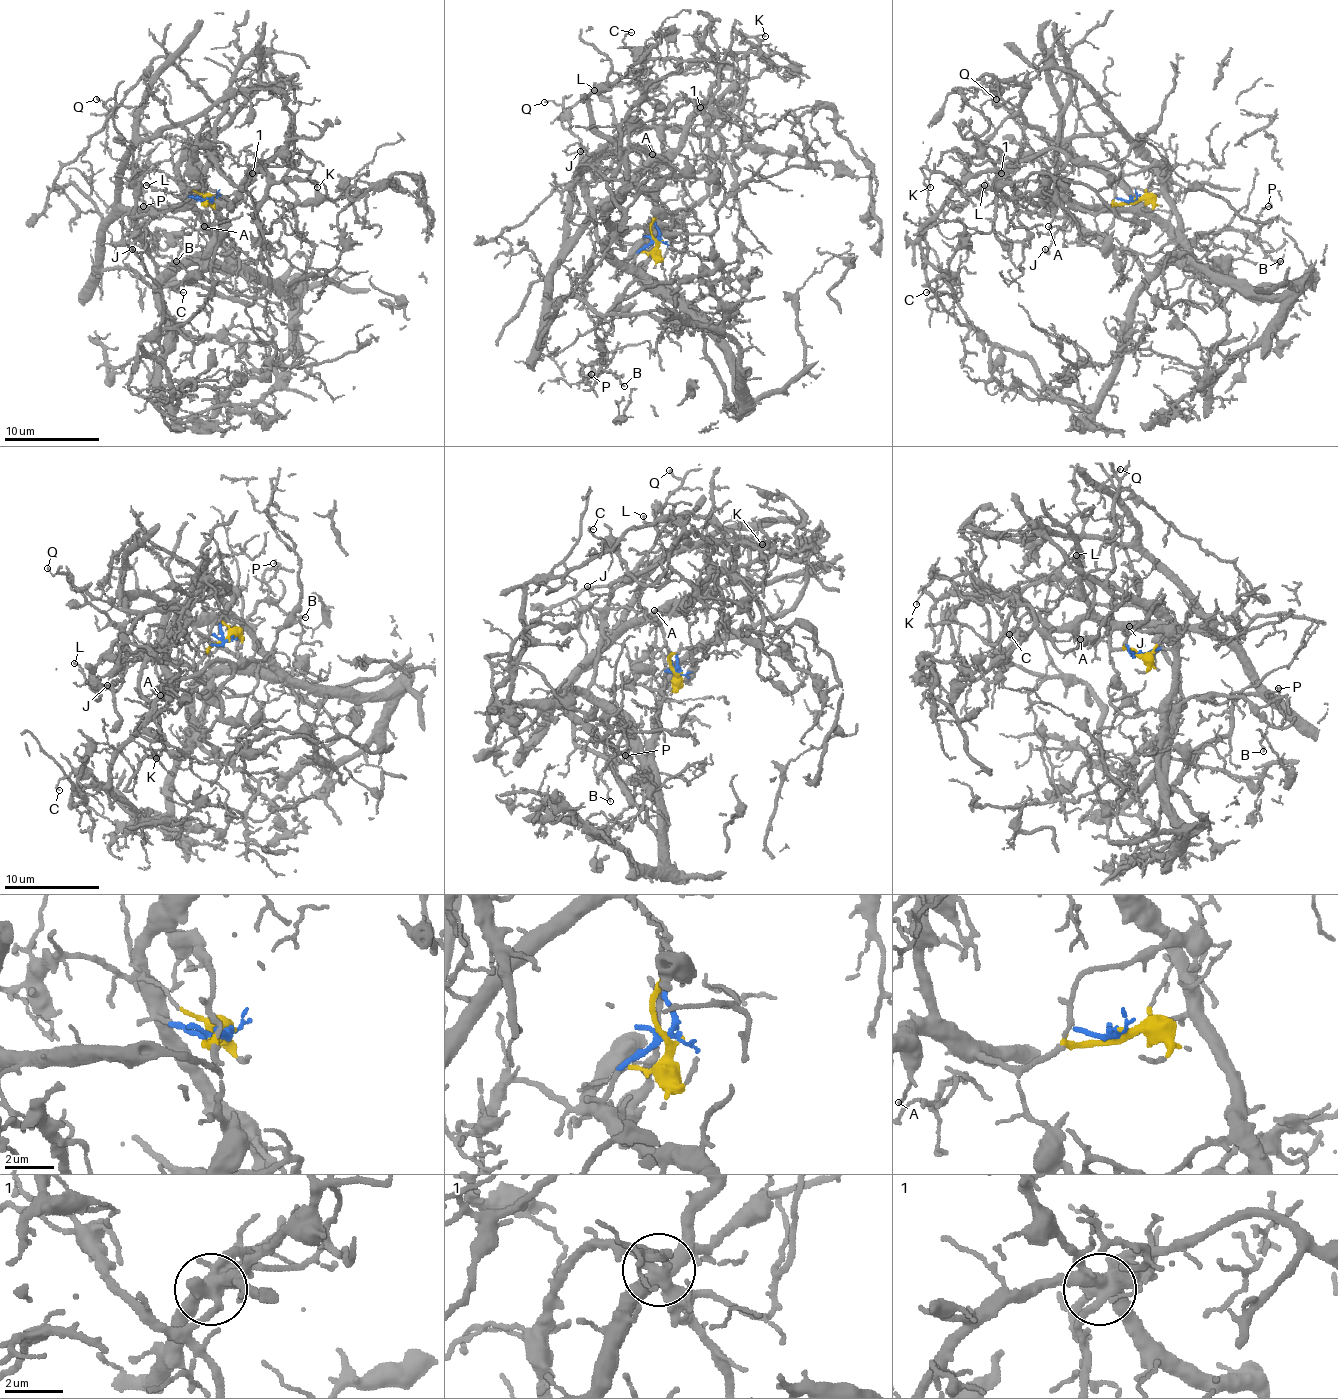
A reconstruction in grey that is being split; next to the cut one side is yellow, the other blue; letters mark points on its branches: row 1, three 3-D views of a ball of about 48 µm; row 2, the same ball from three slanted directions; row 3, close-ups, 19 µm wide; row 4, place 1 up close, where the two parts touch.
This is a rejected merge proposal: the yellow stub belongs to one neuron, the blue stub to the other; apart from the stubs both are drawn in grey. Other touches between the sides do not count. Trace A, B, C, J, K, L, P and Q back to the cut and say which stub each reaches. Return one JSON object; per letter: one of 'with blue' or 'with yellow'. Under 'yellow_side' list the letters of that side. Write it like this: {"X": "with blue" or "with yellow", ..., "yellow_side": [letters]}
{"A": "with yellow", "B": "with blue", "C": "with yellow", "J": "with blue", "K": "with yellow", "L": "with blue", "P": "with blue", "Q": "with blue", "yellow_side": ["A", "C", "K"]}

